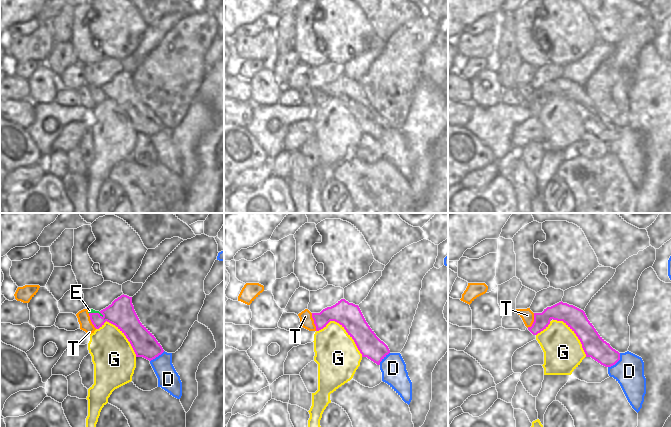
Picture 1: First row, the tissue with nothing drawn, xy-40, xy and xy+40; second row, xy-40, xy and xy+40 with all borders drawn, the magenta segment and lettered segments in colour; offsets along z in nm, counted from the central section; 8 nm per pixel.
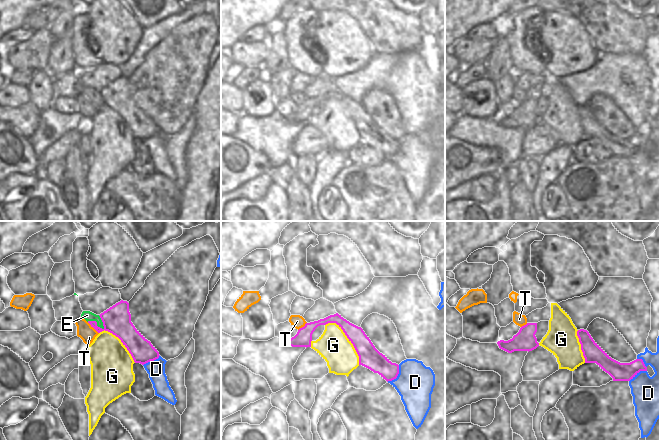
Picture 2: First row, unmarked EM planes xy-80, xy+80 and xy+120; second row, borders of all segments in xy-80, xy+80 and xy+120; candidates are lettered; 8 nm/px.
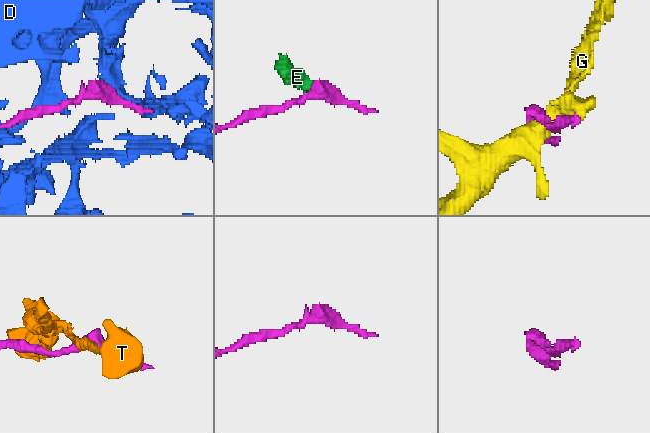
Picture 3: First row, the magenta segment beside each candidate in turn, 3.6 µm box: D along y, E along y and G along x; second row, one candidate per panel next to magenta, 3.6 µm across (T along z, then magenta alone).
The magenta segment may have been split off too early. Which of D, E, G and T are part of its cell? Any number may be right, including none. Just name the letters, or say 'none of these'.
none of these

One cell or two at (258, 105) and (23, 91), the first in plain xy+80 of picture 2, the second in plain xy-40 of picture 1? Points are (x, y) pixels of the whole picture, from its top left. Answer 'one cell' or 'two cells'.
two cells

